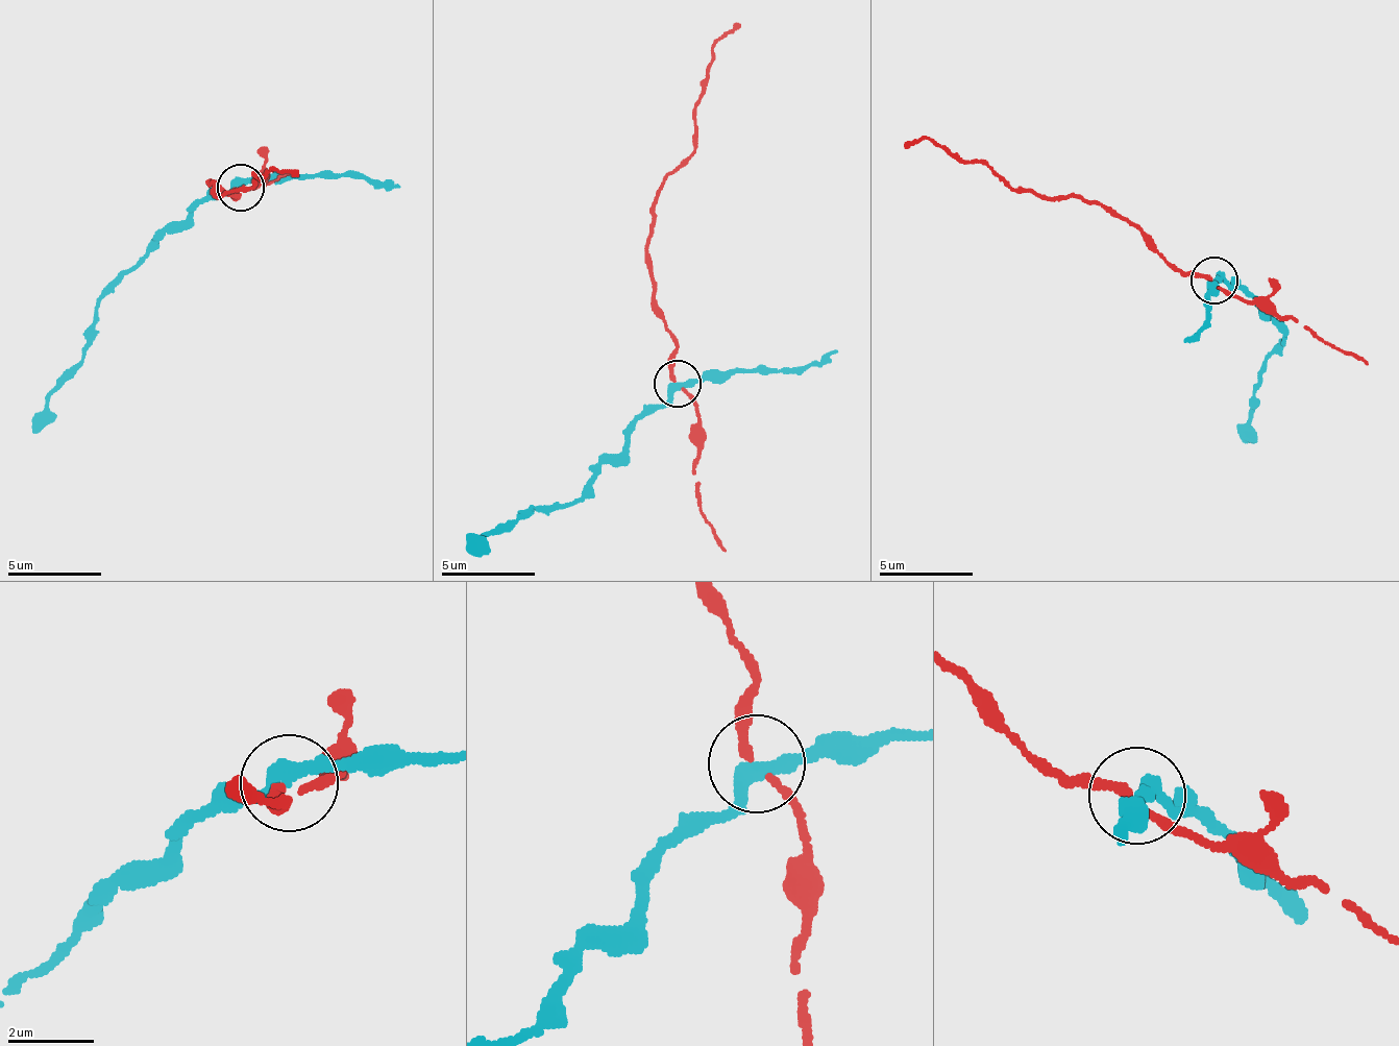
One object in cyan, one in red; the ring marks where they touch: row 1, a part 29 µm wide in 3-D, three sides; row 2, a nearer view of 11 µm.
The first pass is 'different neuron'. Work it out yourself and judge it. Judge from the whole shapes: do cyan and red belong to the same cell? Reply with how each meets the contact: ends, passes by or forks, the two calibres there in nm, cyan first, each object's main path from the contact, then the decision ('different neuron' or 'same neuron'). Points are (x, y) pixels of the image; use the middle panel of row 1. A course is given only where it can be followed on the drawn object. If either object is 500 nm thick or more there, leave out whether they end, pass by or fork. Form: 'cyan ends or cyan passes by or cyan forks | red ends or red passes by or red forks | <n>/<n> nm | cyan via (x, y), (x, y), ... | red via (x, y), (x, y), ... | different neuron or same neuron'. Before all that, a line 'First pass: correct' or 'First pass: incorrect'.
First pass: correct
cyan passes by | red passes by | 320/170 nm | cyan via (676, 385), (623, 440), (585, 494), (547, 512), (533, 507), (518, 524), (465, 544) | red via (676, 381), (676, 336), (648, 274), (653, 197), (691, 152), (711, 52), (739, 21) | different neuron

